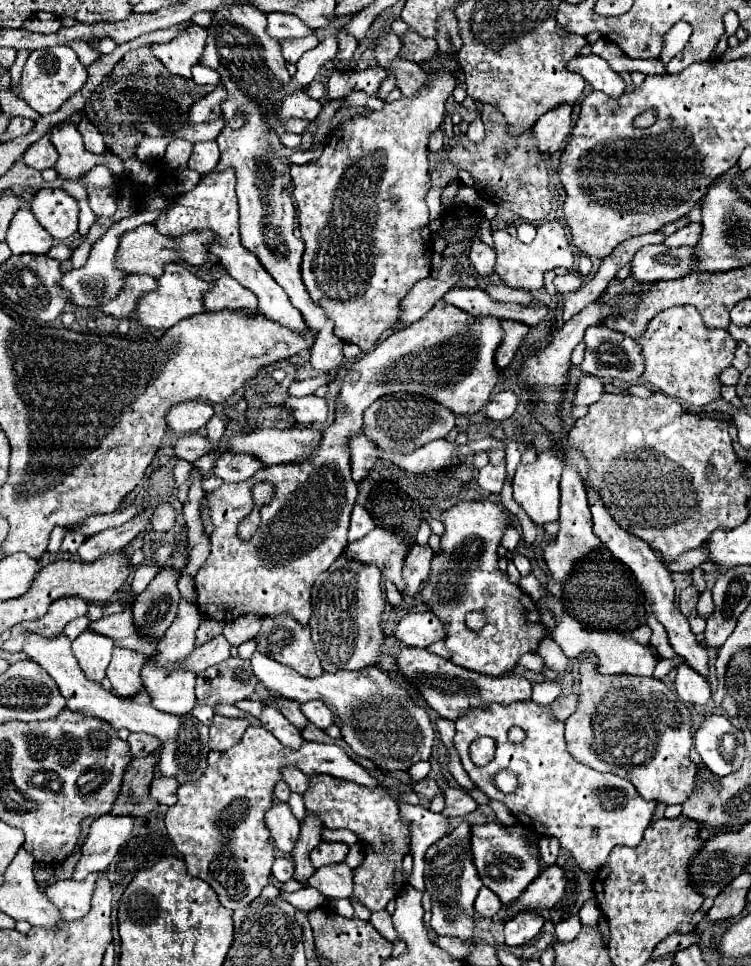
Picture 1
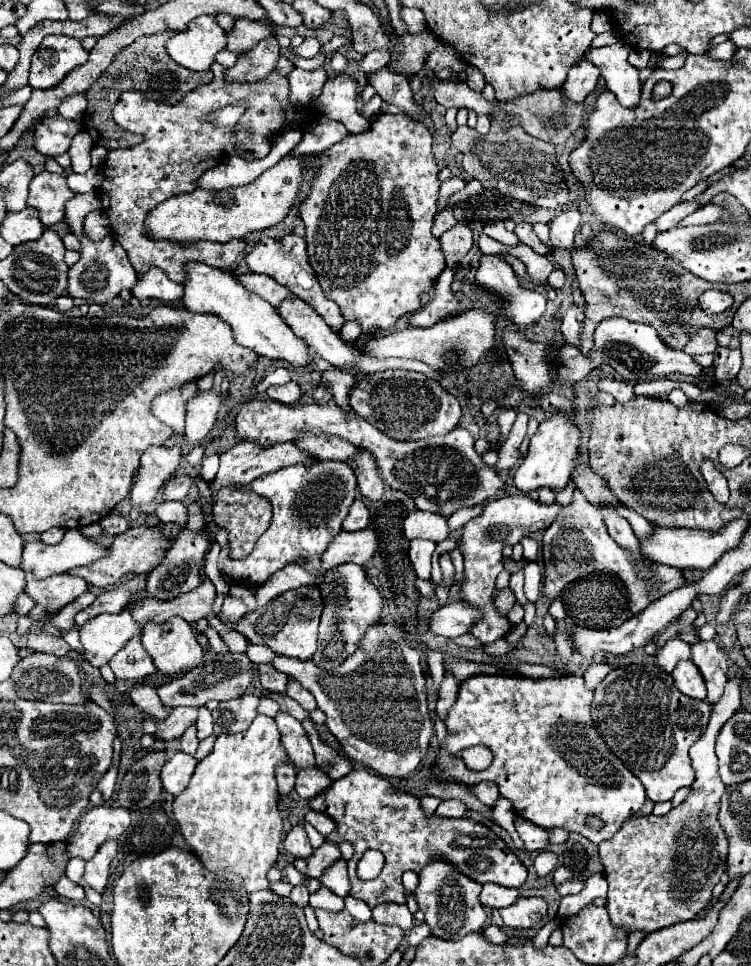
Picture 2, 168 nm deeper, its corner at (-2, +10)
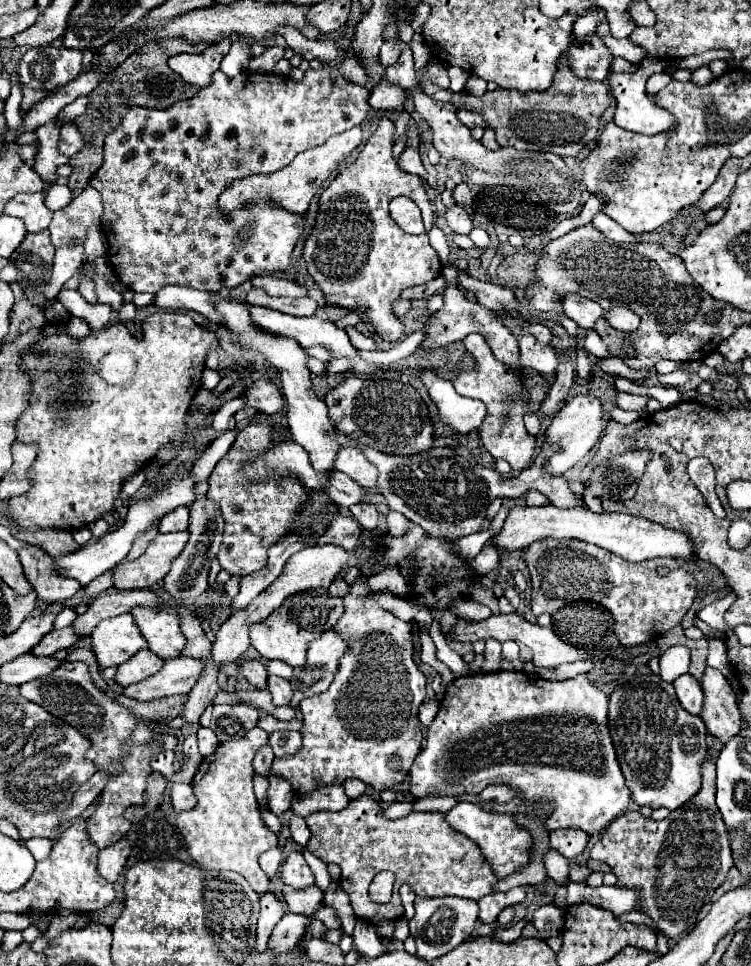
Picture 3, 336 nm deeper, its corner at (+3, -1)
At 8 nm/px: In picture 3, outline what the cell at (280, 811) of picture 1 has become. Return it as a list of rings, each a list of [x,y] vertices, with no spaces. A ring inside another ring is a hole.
[[[291,852],[283,866],[281,866],[281,874],[285,884],[293,886],[293,888],[309,888],[311,884],[315,884],[315,878],[313,878],[313,872],[311,868],[307,866],[305,858],[301,852]]]

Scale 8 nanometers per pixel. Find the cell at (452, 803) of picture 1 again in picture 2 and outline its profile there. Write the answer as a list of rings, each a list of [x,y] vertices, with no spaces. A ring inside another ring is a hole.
[[[482,781],[482,783],[474,785],[472,791],[474,791],[474,795],[476,795],[484,805],[488,805],[488,807],[494,807],[494,803],[496,803],[498,797],[500,797],[498,785],[494,785],[494,783],[490,783],[490,781]]]

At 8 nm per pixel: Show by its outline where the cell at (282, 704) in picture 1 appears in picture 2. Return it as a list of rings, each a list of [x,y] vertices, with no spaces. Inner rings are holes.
[[[258,665],[256,669],[260,673],[260,683],[262,683],[264,689],[276,691],[276,693],[286,693],[288,677],[284,673],[276,671],[272,665]]]

